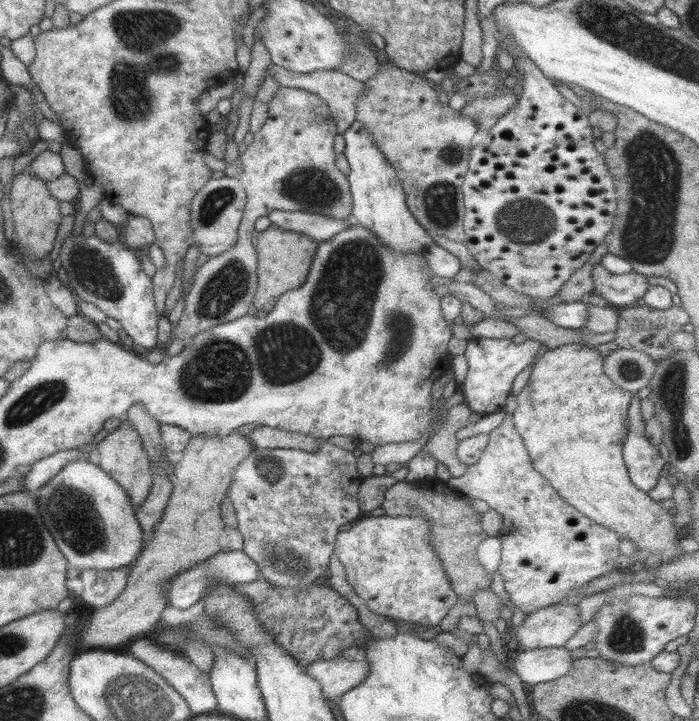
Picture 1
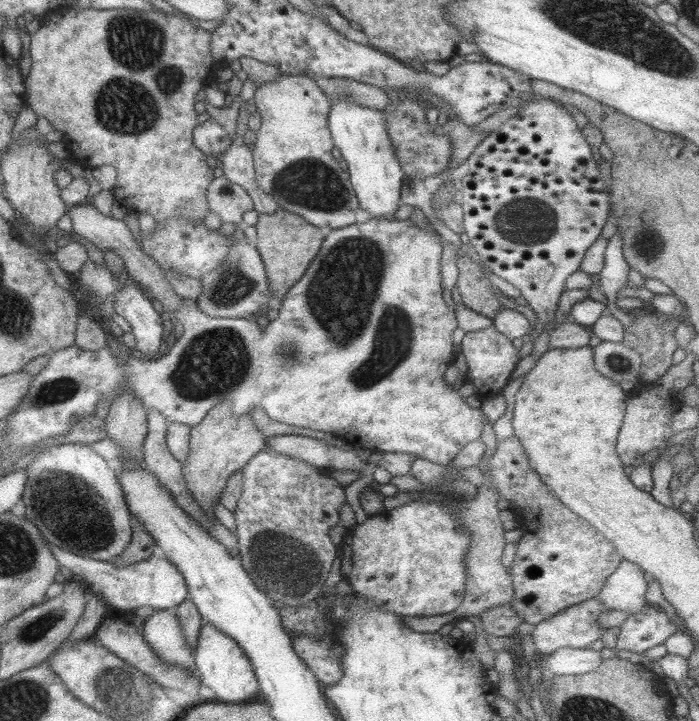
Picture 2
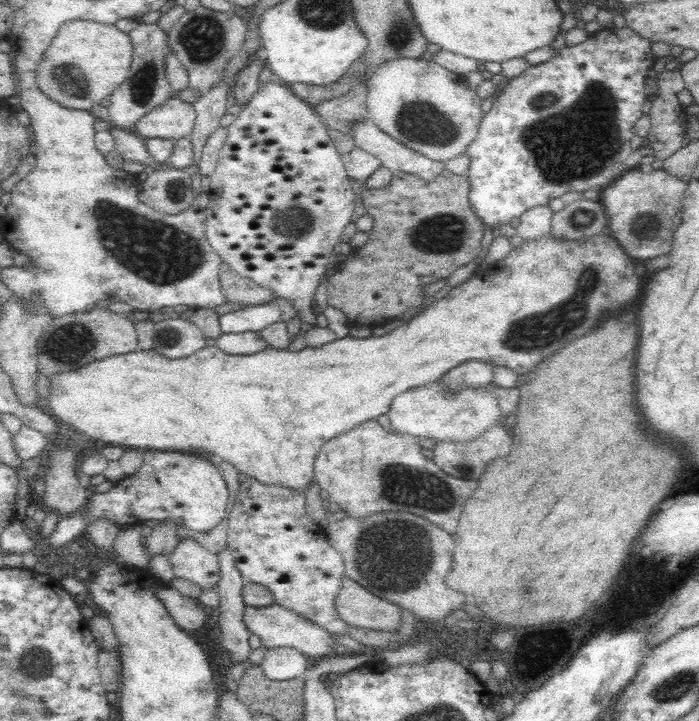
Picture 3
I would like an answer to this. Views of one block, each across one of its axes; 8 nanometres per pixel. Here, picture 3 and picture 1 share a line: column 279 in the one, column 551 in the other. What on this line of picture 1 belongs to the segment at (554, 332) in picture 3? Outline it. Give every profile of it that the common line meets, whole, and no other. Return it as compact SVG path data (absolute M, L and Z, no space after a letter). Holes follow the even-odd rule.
M567 344L547 350L531 368L533 372L525 388L521 388L517 408L511 416L515 430L529 452L533 468L545 476L547 484L555 488L563 502L573 506L593 524L607 526L619 538L633 540L637 550L645 550L649 556L659 556L661 562L681 556L677 544L681 542L683 532L673 528L669 512L631 484L629 470L623 462L623 444L629 434L629 404L633 400L631 392L615 386L615 382L611 382L611 378L603 372L603 358L597 350L583 344Z

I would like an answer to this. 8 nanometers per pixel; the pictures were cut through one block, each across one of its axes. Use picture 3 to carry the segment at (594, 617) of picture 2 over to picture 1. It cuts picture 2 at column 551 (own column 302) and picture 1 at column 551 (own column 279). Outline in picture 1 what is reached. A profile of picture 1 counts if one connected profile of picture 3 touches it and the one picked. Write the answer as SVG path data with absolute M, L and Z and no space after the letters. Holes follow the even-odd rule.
M557 602L525 616L513 634L523 650L563 648L563 644L581 628L577 604Z

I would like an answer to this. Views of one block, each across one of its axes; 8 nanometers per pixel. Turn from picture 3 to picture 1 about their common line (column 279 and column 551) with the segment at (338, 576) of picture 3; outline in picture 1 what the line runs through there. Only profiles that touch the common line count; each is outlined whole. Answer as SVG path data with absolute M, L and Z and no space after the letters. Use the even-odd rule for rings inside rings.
M505 414L501 426L497 426L493 432L489 432L489 442L477 464L471 464L467 472L459 478L449 478L449 488L455 488L463 496L473 496L477 500L483 500L491 510L495 510L503 518L503 526L499 530L499 546L501 546L501 562L497 568L497 574L503 578L505 592L513 600L513 604L523 610L525 614L531 614L535 610L541 610L545 606L565 602L577 586L583 586L601 574L607 574L613 568L613 562L619 556L619 538L613 530L601 524L593 524L589 518L579 514L573 506L563 502L555 488L551 488L535 468L529 458L529 452L523 444L523 438L513 426L513 416Z

